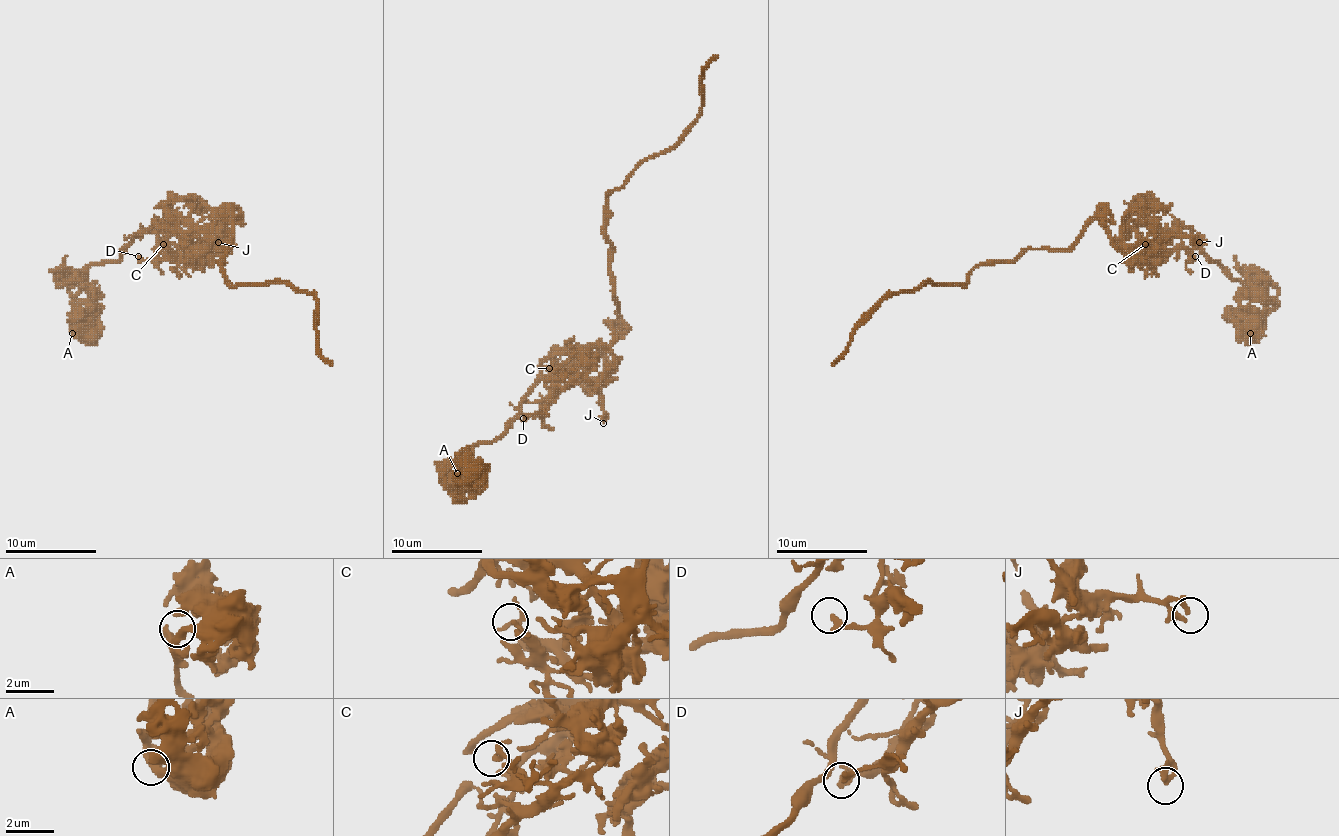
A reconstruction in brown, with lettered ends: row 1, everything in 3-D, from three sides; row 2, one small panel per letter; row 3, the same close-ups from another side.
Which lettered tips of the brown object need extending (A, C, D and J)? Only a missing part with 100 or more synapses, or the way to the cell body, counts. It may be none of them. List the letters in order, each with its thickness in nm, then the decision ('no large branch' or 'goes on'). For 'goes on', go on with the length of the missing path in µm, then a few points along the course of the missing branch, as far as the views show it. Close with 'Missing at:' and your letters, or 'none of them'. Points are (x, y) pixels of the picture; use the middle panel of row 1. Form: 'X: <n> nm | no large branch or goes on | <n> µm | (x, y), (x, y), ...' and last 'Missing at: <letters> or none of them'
A: 240 nm | no large branch
C: 170 nm | no large branch
D: 240 nm | no large branch
J: 320 nm | no large branch
Missing at: none of them

